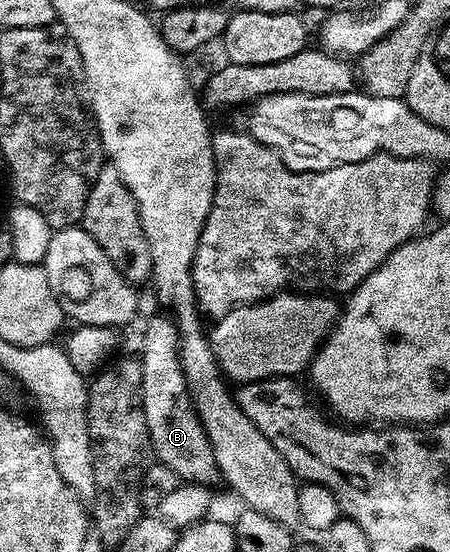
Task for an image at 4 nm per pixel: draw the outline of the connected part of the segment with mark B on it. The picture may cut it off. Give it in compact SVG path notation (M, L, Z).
M168 313L153 315L145 323L145 336L141 339L139 358L143 365L143 413L147 421L149 445L156 462L167 465L167 469L175 469L180 479L187 483L200 483L202 487L216 488L216 483L222 482L221 470L215 461L215 453L211 449L211 441L207 437L204 425L197 418L193 405L193 397L189 393L187 377L183 373L181 364L181 334L177 322Z

